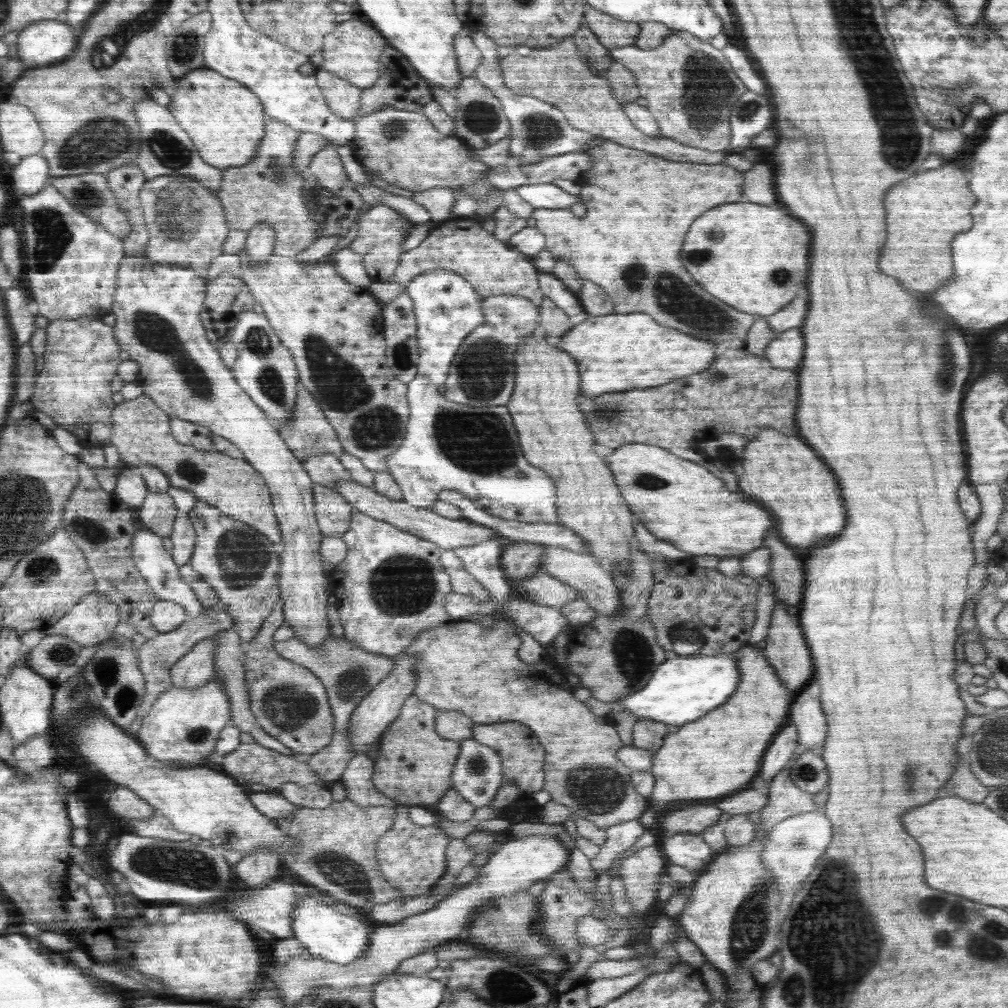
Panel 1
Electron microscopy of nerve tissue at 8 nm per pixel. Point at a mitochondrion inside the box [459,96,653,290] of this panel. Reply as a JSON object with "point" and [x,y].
{"point":[539,131]}

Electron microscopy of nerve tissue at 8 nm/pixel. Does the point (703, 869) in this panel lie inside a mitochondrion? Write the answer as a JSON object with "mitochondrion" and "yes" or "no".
{"mitochondrion":"no"}

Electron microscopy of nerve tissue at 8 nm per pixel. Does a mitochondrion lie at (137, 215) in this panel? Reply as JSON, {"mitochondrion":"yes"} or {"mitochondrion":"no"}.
{"mitochondrion":"yes"}

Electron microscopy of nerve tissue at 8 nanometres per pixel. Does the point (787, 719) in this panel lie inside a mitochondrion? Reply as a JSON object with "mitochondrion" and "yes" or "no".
{"mitochondrion":"no"}

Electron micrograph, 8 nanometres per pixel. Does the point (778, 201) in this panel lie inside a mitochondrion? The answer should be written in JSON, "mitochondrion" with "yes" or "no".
{"mitochondrion":"no"}

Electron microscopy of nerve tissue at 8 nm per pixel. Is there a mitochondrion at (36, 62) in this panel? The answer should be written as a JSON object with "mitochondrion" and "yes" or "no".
{"mitochondrion":"no"}

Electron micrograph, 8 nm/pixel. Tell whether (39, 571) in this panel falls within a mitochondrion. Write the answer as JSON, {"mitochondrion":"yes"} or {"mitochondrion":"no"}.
{"mitochondrion":"yes"}

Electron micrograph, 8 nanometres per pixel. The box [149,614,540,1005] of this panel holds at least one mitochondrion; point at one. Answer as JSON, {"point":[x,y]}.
{"point":[289,708]}

